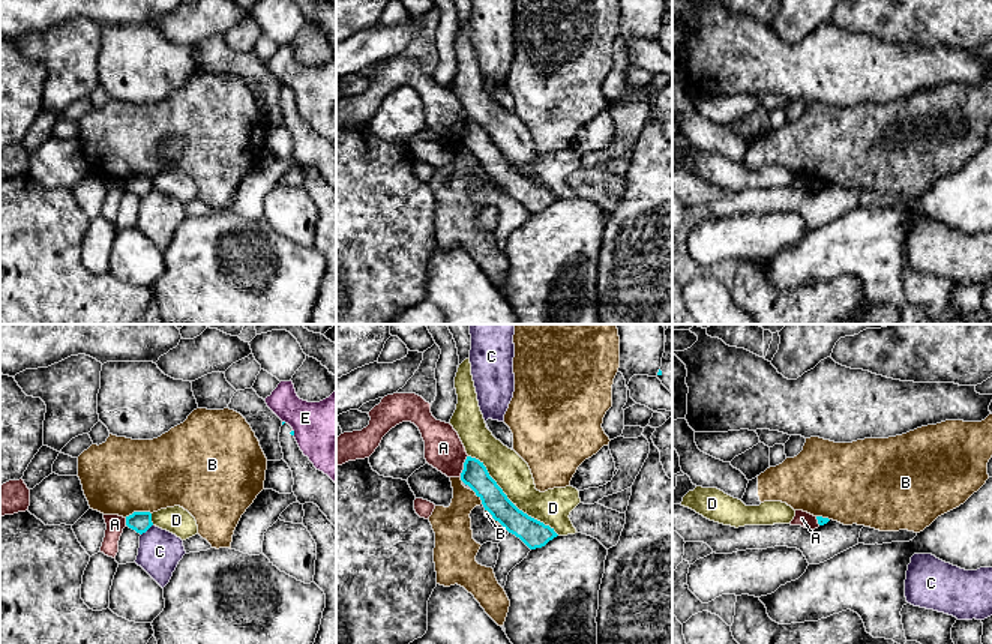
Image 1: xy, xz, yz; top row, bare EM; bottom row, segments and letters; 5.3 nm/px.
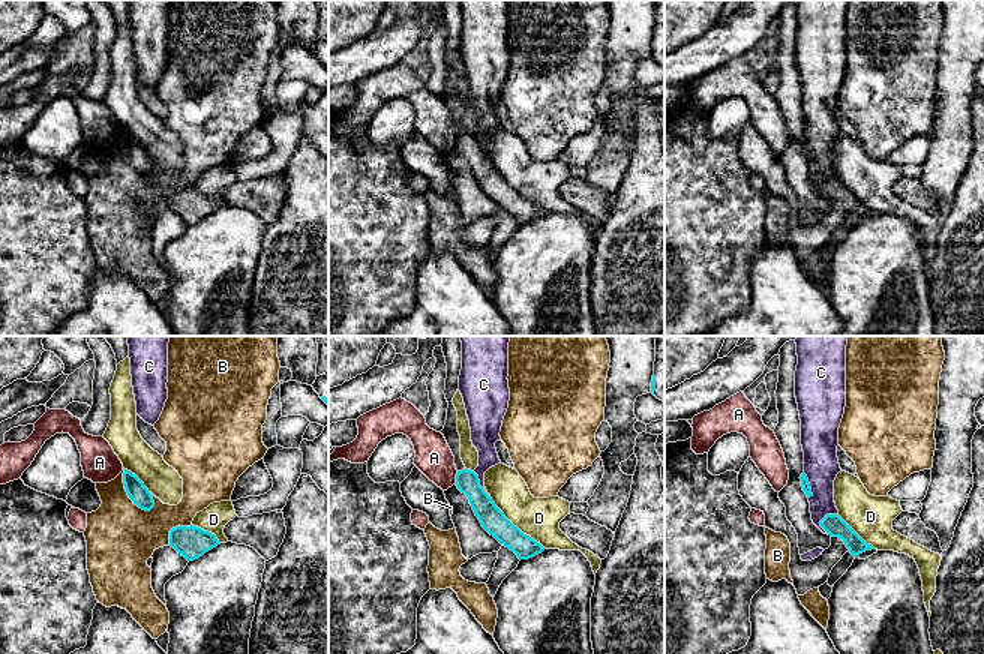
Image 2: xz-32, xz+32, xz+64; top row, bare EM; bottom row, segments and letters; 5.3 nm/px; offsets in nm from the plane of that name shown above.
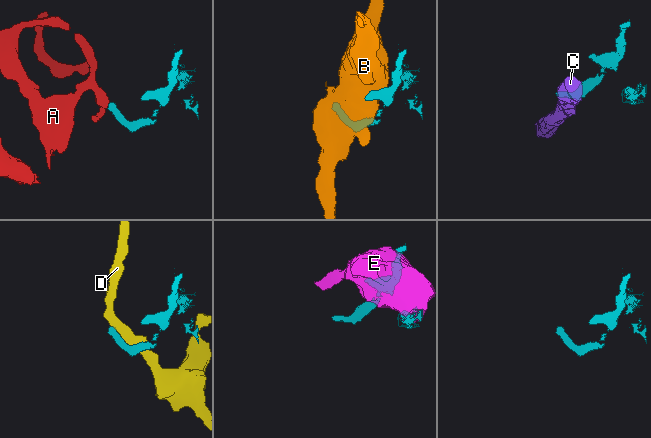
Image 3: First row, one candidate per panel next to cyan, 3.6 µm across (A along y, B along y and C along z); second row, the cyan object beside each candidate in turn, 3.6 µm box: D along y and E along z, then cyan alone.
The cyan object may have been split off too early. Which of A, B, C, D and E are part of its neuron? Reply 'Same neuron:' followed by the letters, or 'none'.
Same neuron: none

